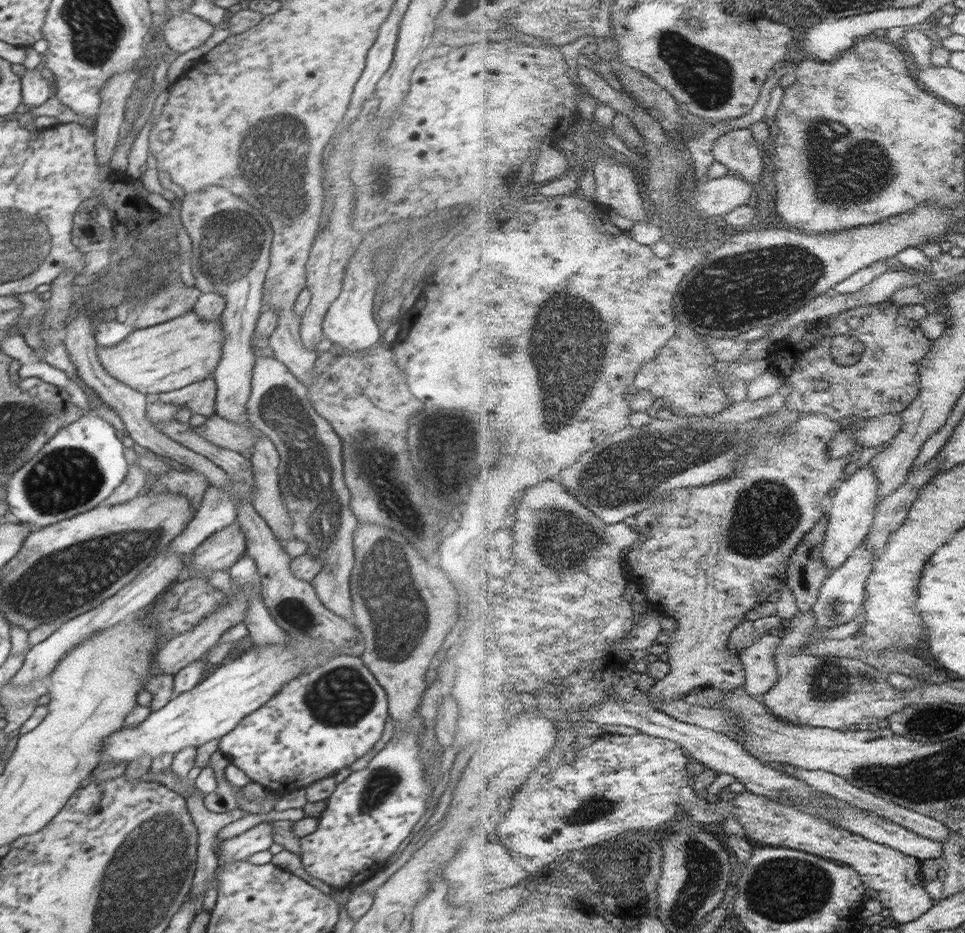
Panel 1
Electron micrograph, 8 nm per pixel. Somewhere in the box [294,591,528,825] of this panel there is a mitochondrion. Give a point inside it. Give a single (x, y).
(340, 697)

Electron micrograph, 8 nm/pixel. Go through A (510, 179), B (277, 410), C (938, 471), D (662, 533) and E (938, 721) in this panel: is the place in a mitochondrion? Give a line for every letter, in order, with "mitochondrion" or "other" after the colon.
A: other
B: mitochondrion
C: other
D: other
E: mitochondrion

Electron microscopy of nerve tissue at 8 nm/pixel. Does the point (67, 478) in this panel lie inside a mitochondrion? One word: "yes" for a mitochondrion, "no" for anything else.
yes

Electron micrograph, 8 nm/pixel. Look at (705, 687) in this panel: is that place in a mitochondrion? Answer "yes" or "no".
no

